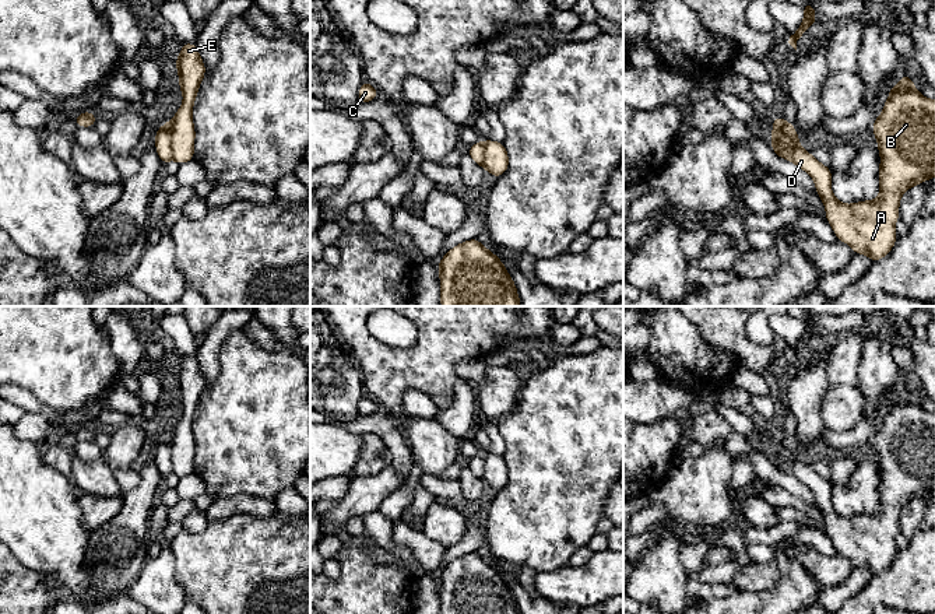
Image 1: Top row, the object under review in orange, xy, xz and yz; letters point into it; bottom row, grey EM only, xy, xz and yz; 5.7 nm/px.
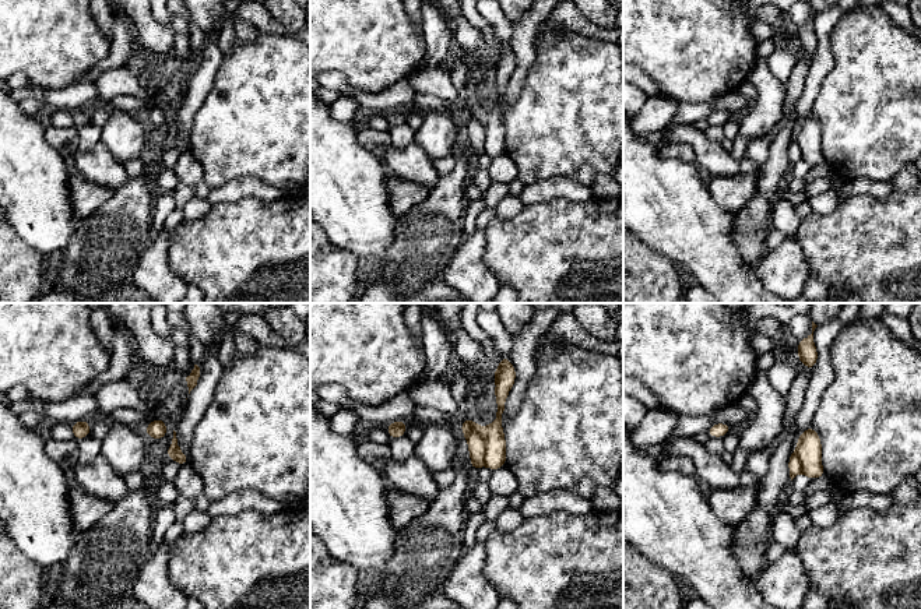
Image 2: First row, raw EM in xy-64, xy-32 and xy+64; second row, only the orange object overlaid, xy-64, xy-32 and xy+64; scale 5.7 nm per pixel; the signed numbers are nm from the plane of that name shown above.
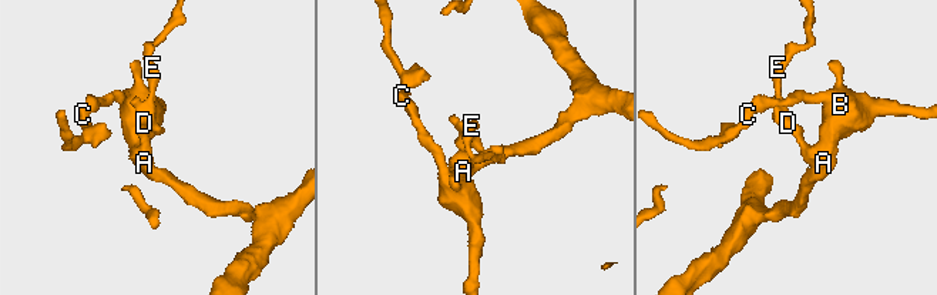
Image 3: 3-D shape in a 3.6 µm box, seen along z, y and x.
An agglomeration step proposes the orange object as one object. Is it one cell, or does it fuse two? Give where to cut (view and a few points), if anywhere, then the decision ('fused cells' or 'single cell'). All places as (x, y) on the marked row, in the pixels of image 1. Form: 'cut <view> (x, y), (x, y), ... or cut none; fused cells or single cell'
cut xy (167, 123), (171, 132), (172, 158); fused cells

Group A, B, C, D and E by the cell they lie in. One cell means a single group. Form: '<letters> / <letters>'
A B C D / E

